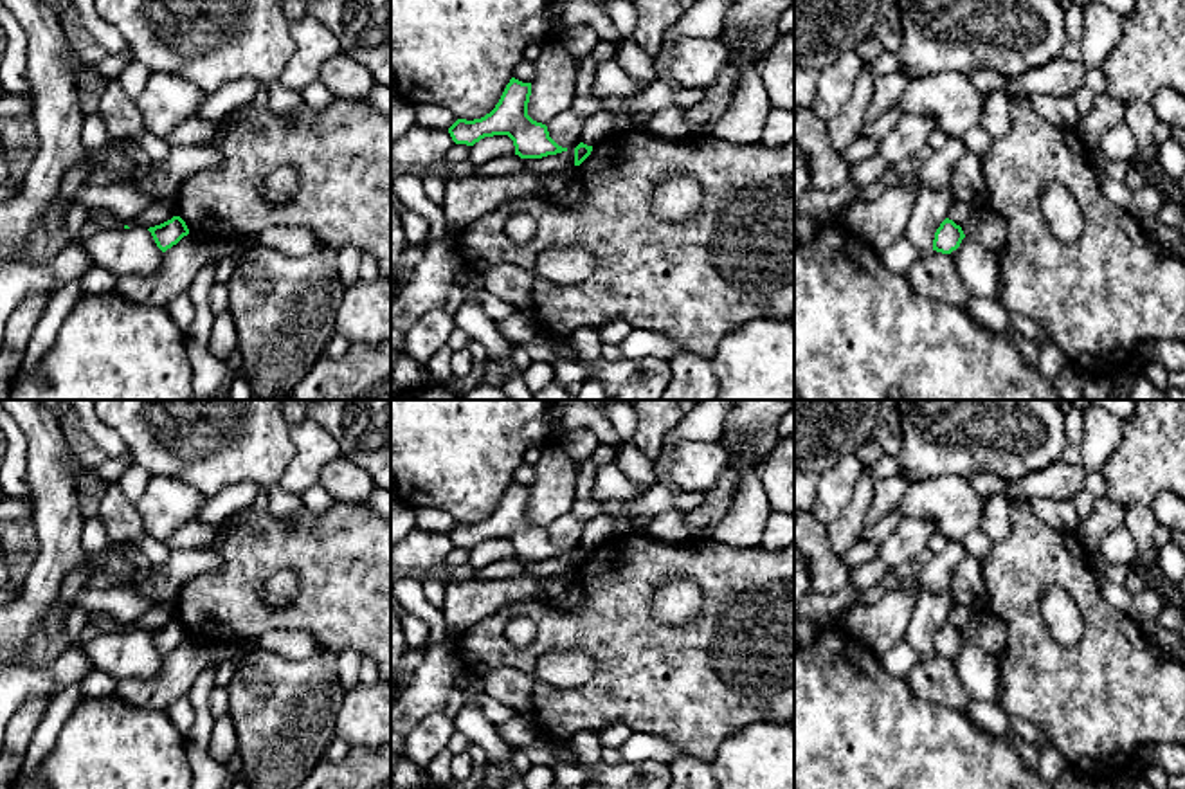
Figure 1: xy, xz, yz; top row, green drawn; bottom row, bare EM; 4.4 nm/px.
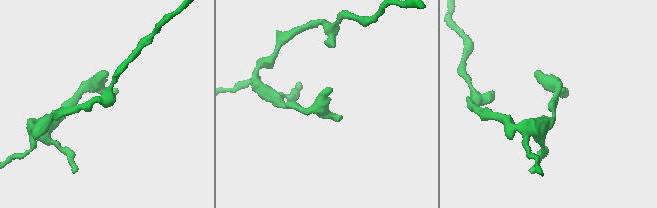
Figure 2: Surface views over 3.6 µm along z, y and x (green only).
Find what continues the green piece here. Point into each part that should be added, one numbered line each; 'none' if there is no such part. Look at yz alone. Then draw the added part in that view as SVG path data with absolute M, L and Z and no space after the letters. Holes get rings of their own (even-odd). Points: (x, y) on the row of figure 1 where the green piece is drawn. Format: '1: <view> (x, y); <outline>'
none

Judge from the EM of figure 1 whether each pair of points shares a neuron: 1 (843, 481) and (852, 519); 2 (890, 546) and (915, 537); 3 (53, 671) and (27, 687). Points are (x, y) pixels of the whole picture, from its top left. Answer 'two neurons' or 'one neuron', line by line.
1: two neurons
2: one neuron
3: one neuron

